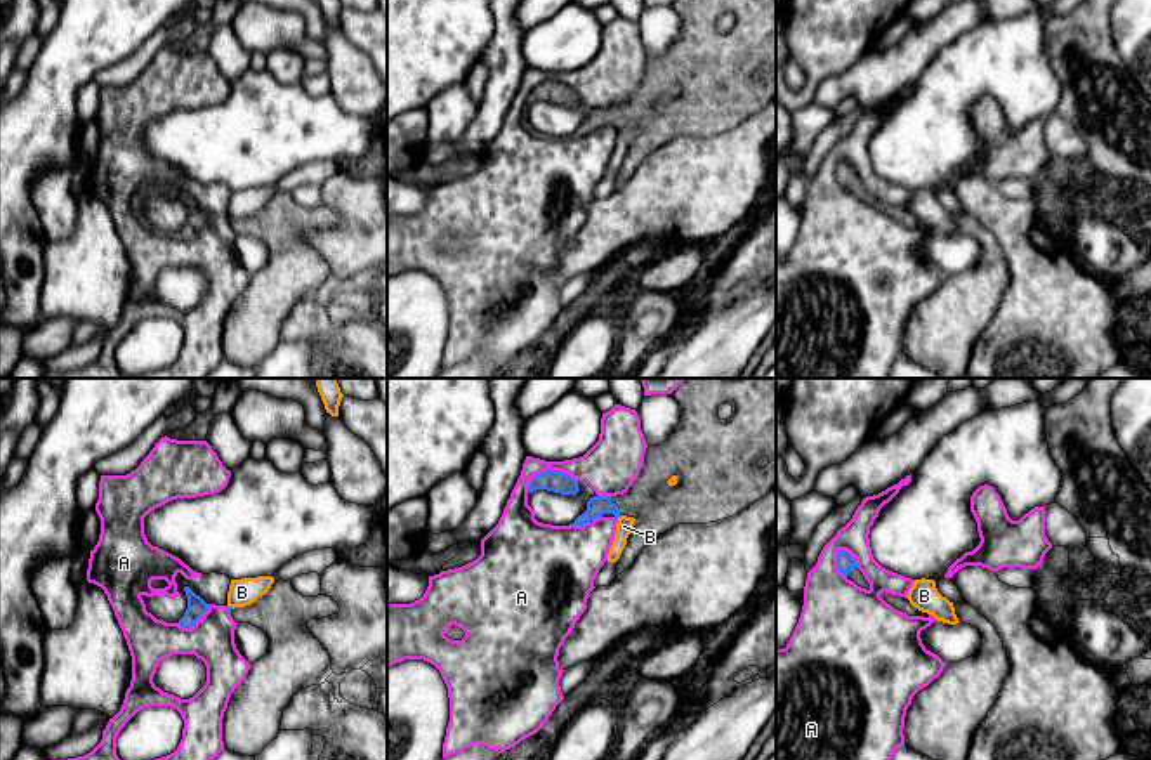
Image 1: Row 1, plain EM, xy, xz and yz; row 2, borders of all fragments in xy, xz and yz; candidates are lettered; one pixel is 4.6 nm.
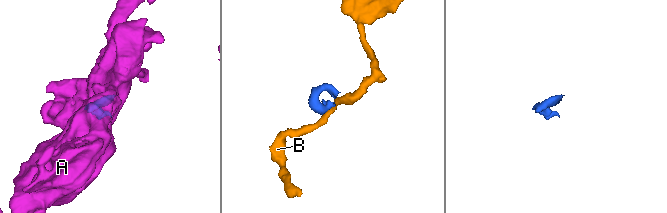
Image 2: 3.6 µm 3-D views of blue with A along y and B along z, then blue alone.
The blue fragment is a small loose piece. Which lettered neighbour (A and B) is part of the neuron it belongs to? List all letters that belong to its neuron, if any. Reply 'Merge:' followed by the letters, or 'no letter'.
Merge: no letter

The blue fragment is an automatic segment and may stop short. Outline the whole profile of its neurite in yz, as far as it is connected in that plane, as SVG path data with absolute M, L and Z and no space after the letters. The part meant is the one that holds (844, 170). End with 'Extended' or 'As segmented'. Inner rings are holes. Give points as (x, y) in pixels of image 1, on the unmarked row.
M839 161L837 179L847 191L854 193L861 200L870 201L870 194L865 191L863 184L858 180L856 170L849 163Z. Extended

